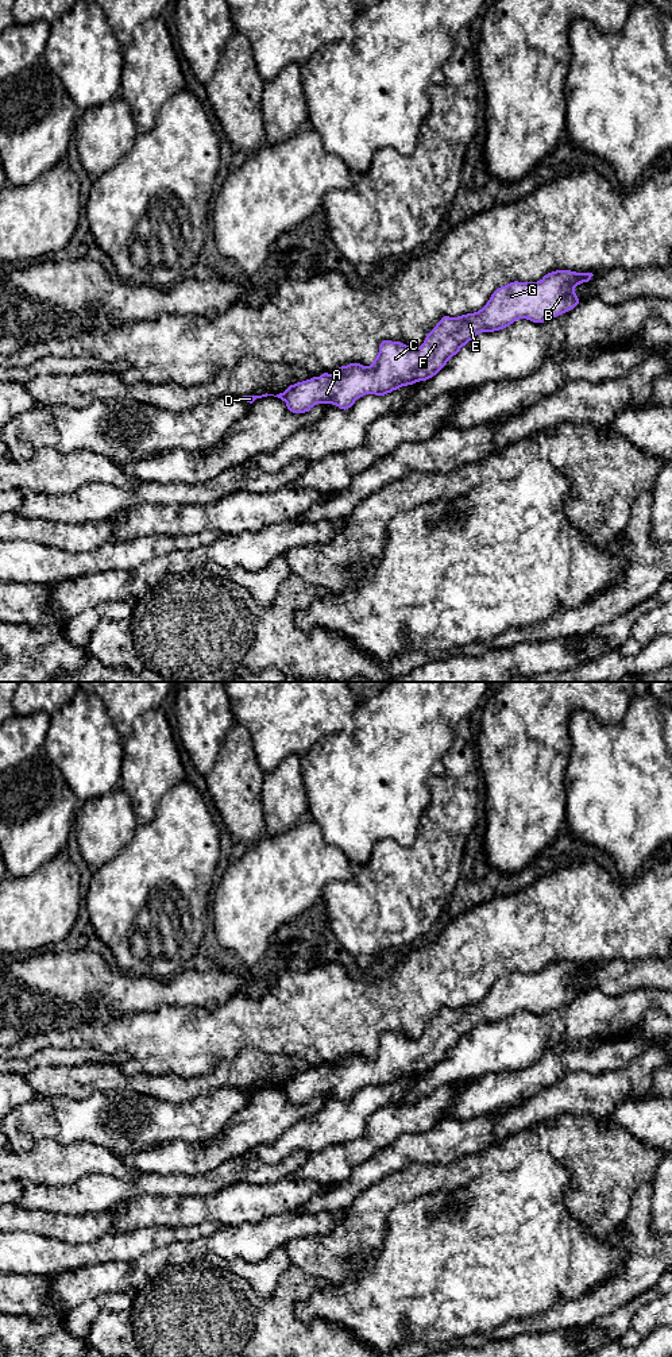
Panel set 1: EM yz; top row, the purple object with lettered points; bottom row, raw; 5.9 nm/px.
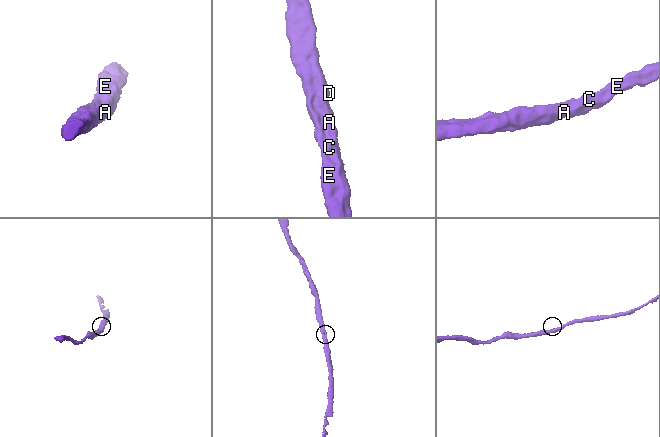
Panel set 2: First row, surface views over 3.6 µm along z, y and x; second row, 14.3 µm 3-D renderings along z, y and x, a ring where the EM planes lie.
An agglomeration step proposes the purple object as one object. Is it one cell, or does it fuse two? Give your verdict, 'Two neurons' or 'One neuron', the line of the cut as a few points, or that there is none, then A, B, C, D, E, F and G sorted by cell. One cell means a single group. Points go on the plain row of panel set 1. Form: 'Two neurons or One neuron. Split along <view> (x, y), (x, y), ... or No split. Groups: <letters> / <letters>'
One neuron. No split. Groups: A B C D E F G

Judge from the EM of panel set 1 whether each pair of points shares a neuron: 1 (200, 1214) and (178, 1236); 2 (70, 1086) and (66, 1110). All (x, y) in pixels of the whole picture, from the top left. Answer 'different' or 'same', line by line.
1: different
2: different

